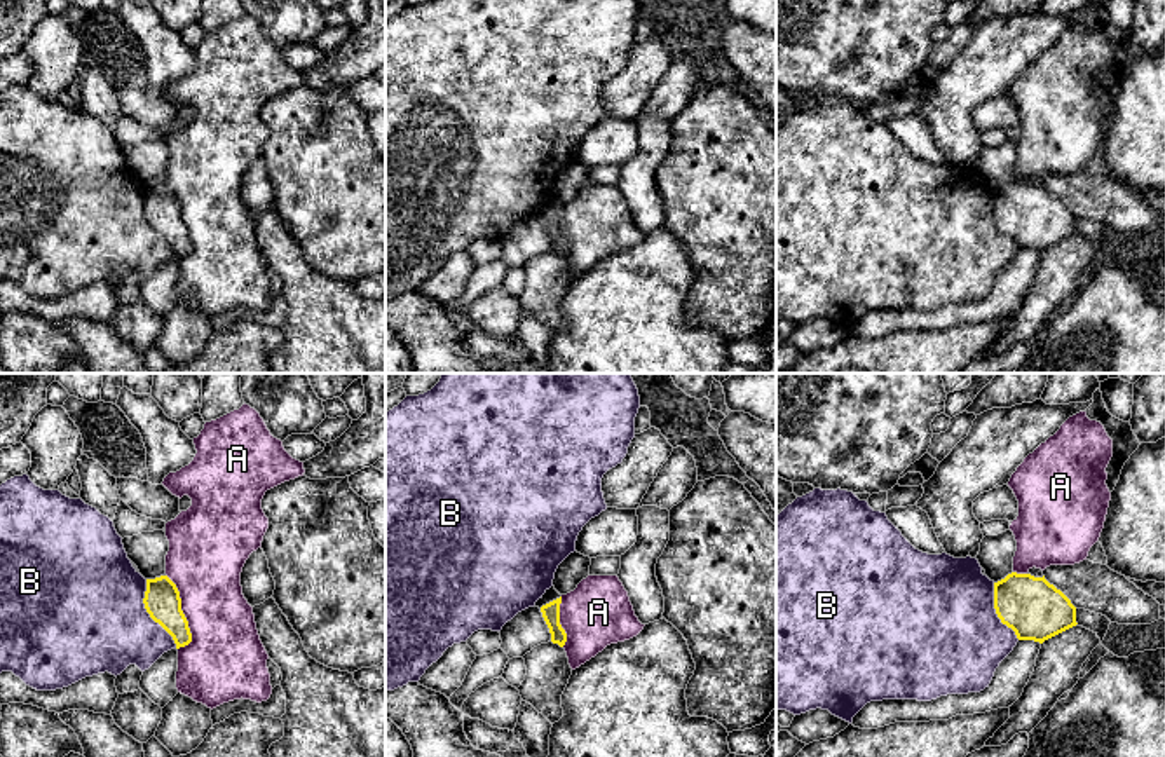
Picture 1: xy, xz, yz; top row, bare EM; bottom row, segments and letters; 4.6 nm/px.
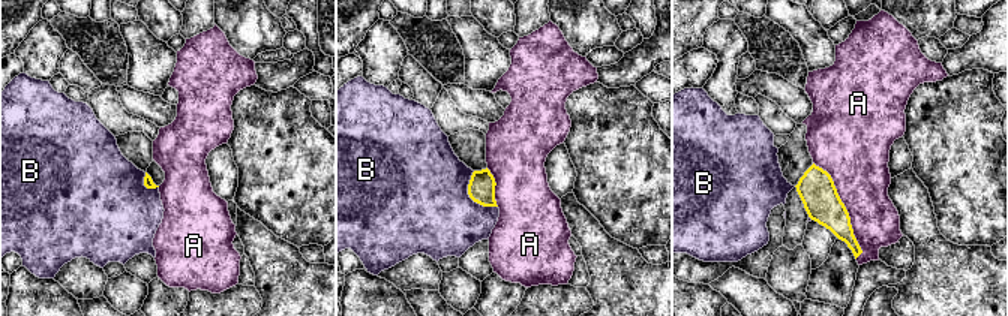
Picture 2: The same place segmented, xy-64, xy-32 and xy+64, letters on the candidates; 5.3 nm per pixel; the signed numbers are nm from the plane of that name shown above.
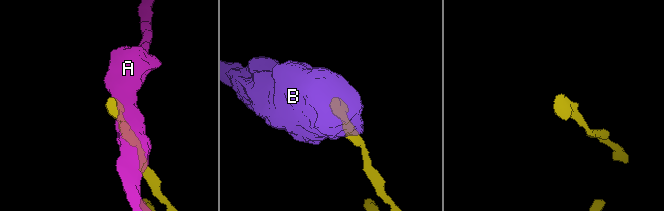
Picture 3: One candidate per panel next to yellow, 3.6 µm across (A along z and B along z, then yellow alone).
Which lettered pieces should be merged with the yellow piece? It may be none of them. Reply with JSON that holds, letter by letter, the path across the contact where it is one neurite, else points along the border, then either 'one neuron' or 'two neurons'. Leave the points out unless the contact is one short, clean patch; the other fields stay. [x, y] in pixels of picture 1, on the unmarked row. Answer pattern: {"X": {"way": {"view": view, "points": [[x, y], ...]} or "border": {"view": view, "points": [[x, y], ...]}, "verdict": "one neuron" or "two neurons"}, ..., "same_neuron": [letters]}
{"A": {"verdict": "two neurons"}, "B": {"border": {"view": "xy", "points": [[145, 189], [143, 217], [171, 246], [177, 257]]}, "verdict": "two neurons"}, "same_neuron": []}

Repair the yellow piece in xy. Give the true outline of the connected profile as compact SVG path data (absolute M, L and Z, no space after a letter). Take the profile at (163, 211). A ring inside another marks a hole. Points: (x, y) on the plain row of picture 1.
M167 185L146 188L143 213L150 227L173 246L176 258L192 251L188 230L181 220L180 201Z

